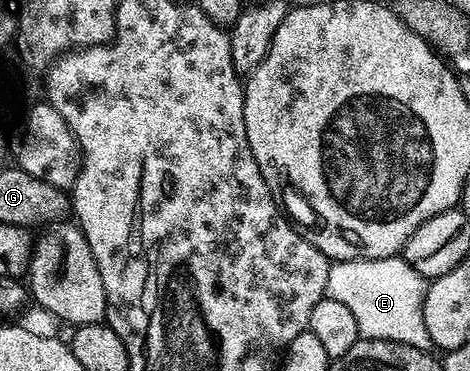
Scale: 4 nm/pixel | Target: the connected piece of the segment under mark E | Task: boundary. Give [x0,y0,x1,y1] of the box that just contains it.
[326,256,430,349]

